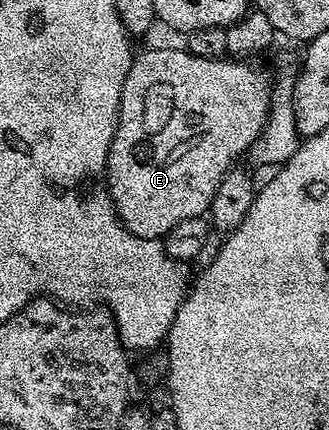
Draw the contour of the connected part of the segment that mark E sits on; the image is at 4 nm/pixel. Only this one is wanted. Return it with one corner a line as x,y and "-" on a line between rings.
150,48
147,52
139,51
134,57
134,64
128,70
128,78
124,78
124,90
120,94
120,110
118,111
118,125
116,134
112,138
112,146
108,150
108,162
106,163
106,183
110,189
110,197
114,199
114,208
118,211
118,217
122,219
122,225
130,233
140,238
157,240
165,238
184,218
196,218
206,216
210,210
210,203
224,178
224,174
235,167
237,156
245,157
249,153
252,142
264,130
266,119
270,113
270,89
271,77
266,76
262,68
253,68
253,63
242,58
211,58
209,56
197,56
191,52
178,48

